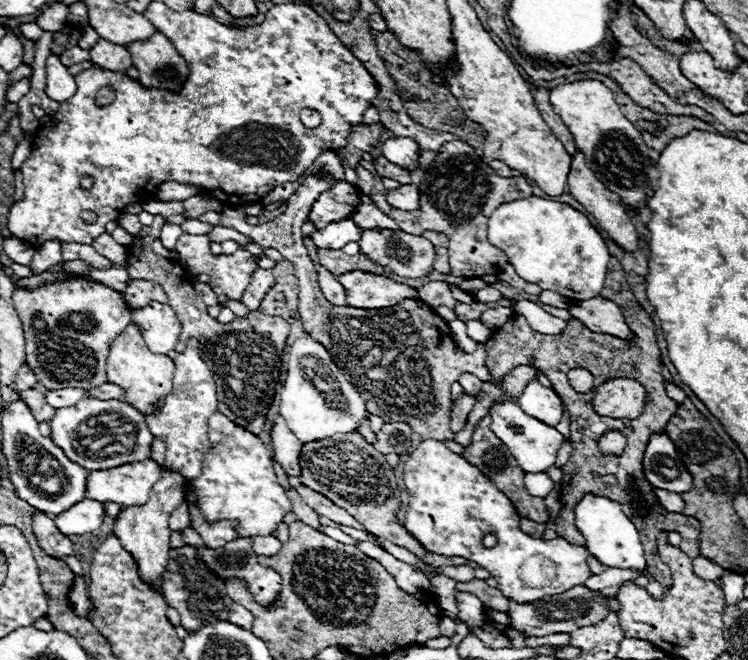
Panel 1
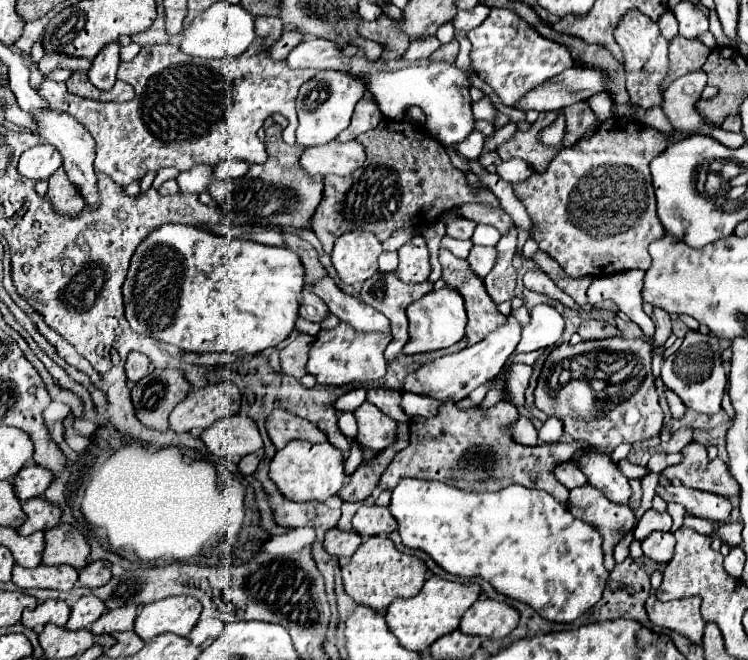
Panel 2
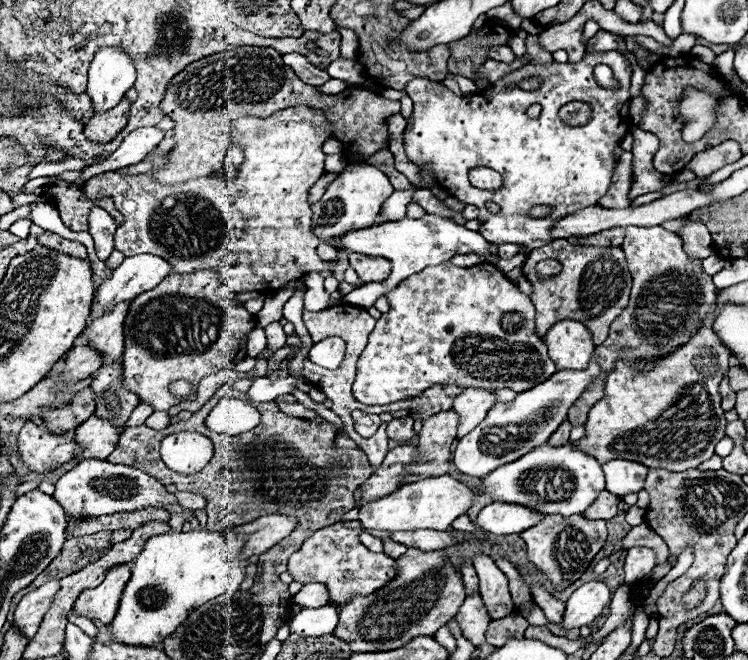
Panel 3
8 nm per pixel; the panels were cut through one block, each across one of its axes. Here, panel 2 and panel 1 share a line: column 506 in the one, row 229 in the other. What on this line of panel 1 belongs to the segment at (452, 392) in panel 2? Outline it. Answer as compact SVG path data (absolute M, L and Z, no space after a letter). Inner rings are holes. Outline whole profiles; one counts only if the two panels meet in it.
M352 218L340 220L340 222L332 222L322 230L316 230L312 234L312 242L316 244L316 248L326 248L326 250L340 250L344 244L348 242L358 242L360 240L360 228L356 228L356 224L352 222Z

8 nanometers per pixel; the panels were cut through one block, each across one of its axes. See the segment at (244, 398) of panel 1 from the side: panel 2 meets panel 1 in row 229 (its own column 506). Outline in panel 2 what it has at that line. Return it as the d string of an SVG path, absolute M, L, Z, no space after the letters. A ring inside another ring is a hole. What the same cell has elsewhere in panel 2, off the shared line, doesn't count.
M540 112L538 120L534 122L534 126L528 132L516 132L508 142L498 146L498 154L502 160L510 160L510 158L522 158L526 160L536 172L542 172L548 168L550 160L554 158L556 150L542 146L538 142L538 132L542 128L546 128L550 122L554 122L556 112Z

